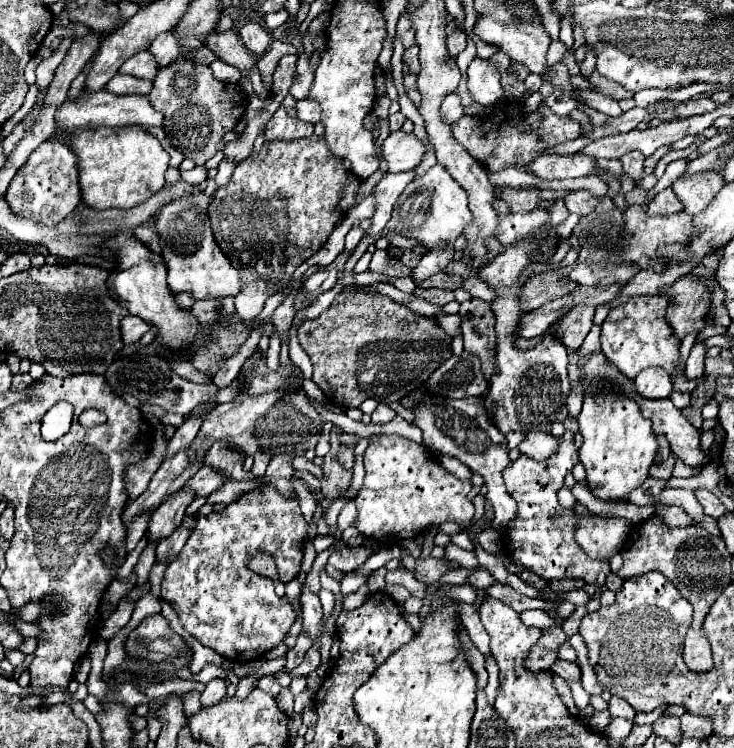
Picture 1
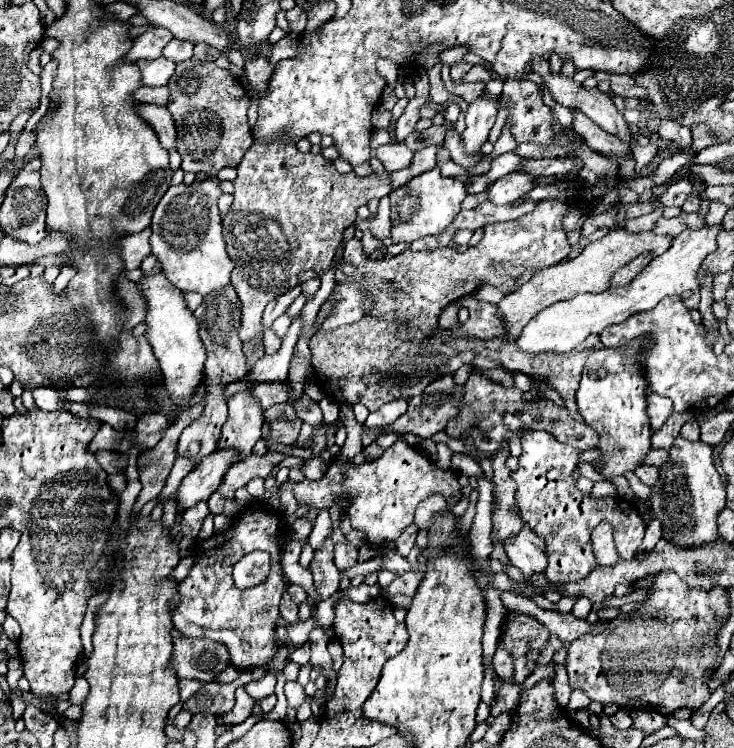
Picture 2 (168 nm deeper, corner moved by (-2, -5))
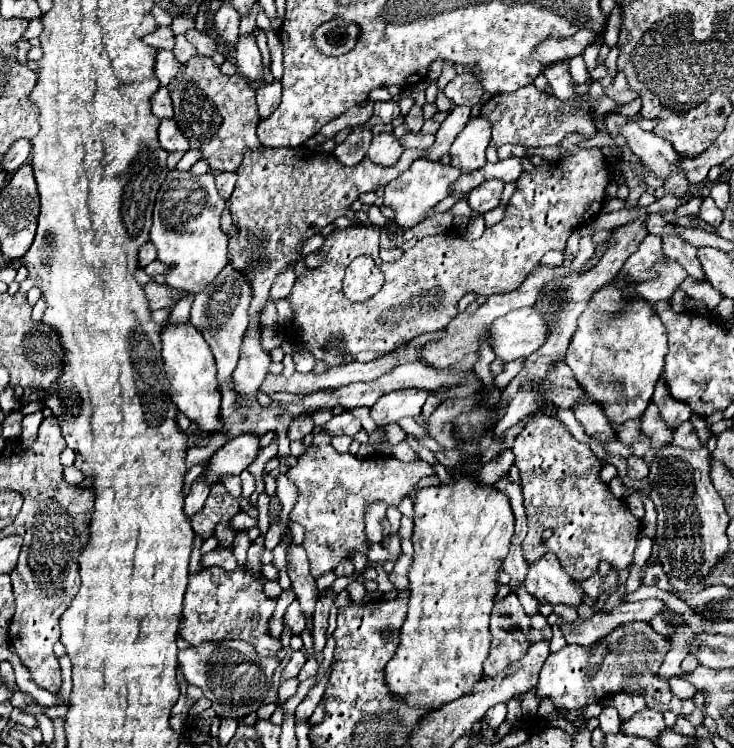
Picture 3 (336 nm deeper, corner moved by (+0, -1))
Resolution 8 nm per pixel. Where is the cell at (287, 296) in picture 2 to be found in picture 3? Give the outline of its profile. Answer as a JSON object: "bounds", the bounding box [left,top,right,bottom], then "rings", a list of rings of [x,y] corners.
{"bounds":[270,266,296,302],"rings":[[[290,266],[286,272],[282,272],[282,274],[274,280],[274,286],[272,286],[272,290],[270,290],[270,300],[276,302],[276,300],[282,300],[282,298],[288,298],[290,288],[294,286],[294,282],[296,282],[296,274],[292,272],[292,266]]]}

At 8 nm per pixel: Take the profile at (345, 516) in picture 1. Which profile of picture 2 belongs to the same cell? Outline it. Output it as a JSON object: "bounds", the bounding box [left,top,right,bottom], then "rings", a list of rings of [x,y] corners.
{"bounds":[334,542,358,570],"rings":[[[350,542],[346,544],[336,544],[334,546],[334,564],[344,570],[344,568],[350,568],[356,564],[356,556],[358,556],[358,550],[356,546],[352,546]]]}

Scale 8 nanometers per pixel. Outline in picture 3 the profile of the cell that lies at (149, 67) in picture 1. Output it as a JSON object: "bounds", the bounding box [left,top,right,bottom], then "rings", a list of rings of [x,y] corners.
{"bounds":[154,50,180,86],"rings":[[[158,50],[156,54],[156,64],[154,64],[154,74],[160,80],[160,86],[168,86],[168,82],[176,76],[180,64],[174,58],[172,52],[168,50]]]}

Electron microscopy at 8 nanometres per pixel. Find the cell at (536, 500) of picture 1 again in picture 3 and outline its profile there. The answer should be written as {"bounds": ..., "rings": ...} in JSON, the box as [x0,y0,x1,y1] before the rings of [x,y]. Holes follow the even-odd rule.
{"bounds":[512,412,640,580],"rings":[[[532,412],[526,418],[524,430],[514,438],[512,452],[516,454],[516,466],[520,470],[520,486],[524,492],[524,506],[528,516],[528,534],[524,538],[526,562],[534,562],[538,560],[538,556],[550,550],[560,560],[564,572],[570,574],[574,580],[586,580],[588,576],[592,576],[598,570],[600,560],[607,560],[618,570],[624,570],[632,564],[640,520],[630,512],[624,500],[615,498],[608,486],[598,478],[602,462],[592,454],[588,444],[574,440],[564,422],[560,422],[558,418]],[[548,528],[554,534],[542,542],[542,532]]]}

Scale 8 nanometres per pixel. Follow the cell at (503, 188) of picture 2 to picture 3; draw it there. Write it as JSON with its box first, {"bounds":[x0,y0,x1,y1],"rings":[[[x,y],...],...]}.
{"bounds":[468,180,504,214],"rings":[[[486,180],[484,184],[480,184],[478,188],[474,188],[468,194],[468,204],[472,206],[474,212],[486,214],[488,210],[492,210],[500,204],[502,188],[504,188],[502,180]]]}

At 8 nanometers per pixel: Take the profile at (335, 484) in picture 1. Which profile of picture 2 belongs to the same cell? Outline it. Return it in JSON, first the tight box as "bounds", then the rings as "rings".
{"bounds":[310,538,340,600],"rings":[[[328,538],[324,542],[324,548],[314,552],[314,560],[310,564],[310,570],[314,574],[314,588],[322,596],[322,600],[328,600],[338,590],[338,580],[340,580],[340,570],[332,560],[332,548],[334,544]]]}

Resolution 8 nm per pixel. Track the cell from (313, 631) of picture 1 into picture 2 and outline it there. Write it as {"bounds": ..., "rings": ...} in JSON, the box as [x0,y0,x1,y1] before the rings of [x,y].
{"bounds":[290,644,310,666],"rings":[[[304,644],[302,648],[294,650],[294,652],[290,654],[290,660],[292,660],[292,662],[296,662],[296,664],[300,664],[300,666],[308,664],[308,662],[310,662],[310,646],[308,646],[308,644]]]}

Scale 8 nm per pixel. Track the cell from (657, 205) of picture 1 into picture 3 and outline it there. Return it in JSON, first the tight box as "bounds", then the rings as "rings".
{"bounds":[662,234,704,282],"rings":[[[666,234],[662,236],[662,244],[664,244],[664,254],[672,260],[676,260],[678,264],[684,266],[684,270],[696,278],[698,282],[704,280],[704,272],[702,272],[702,266],[696,258],[696,248],[693,245],[682,240],[678,234]]]}

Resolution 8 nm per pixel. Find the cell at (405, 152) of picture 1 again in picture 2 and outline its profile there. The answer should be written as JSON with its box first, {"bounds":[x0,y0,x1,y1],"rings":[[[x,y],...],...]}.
{"bounds":[376,142,414,172],"rings":[[[394,142],[394,144],[386,144],[386,146],[378,146],[376,148],[376,158],[384,164],[384,168],[388,172],[396,172],[406,168],[412,162],[414,152],[404,146],[402,142]]]}

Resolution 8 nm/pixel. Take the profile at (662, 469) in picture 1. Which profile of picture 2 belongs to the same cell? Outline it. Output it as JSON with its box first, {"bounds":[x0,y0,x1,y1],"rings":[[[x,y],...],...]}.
{"bounds":[634,464,658,486],"rings":[[[642,464],[640,468],[636,468],[634,474],[640,478],[640,482],[644,482],[648,486],[652,486],[658,480],[658,468],[656,466],[644,466]]]}

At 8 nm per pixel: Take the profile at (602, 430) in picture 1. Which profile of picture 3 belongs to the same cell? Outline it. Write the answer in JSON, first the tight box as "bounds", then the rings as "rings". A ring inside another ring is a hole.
{"bounds":[564,278,668,426],"rings":[[[616,278],[612,284],[594,294],[588,308],[578,318],[578,328],[564,360],[572,368],[574,378],[586,390],[588,398],[602,406],[612,426],[642,418],[642,412],[646,410],[662,374],[664,356],[668,352],[666,328],[654,314],[650,302],[634,300],[624,306],[622,288],[626,288],[626,284],[630,282]],[[622,308],[626,308],[624,314],[620,314]],[[602,316],[612,318],[612,322],[598,322],[596,318]]]}

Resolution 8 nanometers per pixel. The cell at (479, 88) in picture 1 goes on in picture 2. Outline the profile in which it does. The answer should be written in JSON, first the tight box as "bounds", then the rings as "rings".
{"bounds":[460,94,498,156],"rings":[[[480,94],[480,98],[468,106],[466,128],[460,134],[466,154],[474,156],[482,150],[482,144],[488,140],[488,132],[496,122],[496,114],[498,114],[498,100],[496,98],[488,100],[484,94]]]}

